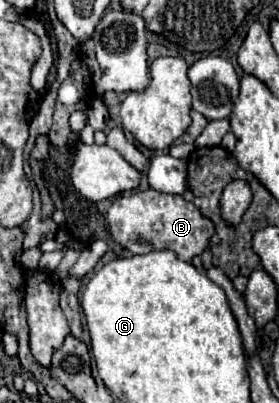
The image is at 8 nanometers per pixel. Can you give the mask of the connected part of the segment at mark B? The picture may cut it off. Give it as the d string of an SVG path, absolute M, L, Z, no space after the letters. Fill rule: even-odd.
M133 190L119 194L107 210L107 222L113 240L131 254L171 250L185 262L191 262L193 256L199 256L205 248L209 248L209 240L215 232L213 222L203 216L193 202L183 200L179 194L163 194L157 190ZM157 222L161 224L161 230L155 230Z

